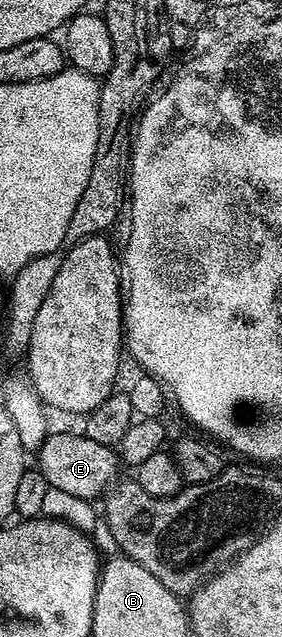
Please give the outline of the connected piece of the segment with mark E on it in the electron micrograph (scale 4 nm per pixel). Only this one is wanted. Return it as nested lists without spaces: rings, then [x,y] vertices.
[[[49,433],[38,451],[40,464],[38,471],[51,489],[66,492],[70,496],[96,500],[117,481],[116,466],[118,454],[106,444],[94,444],[94,440],[85,438],[83,433],[56,434]]]

